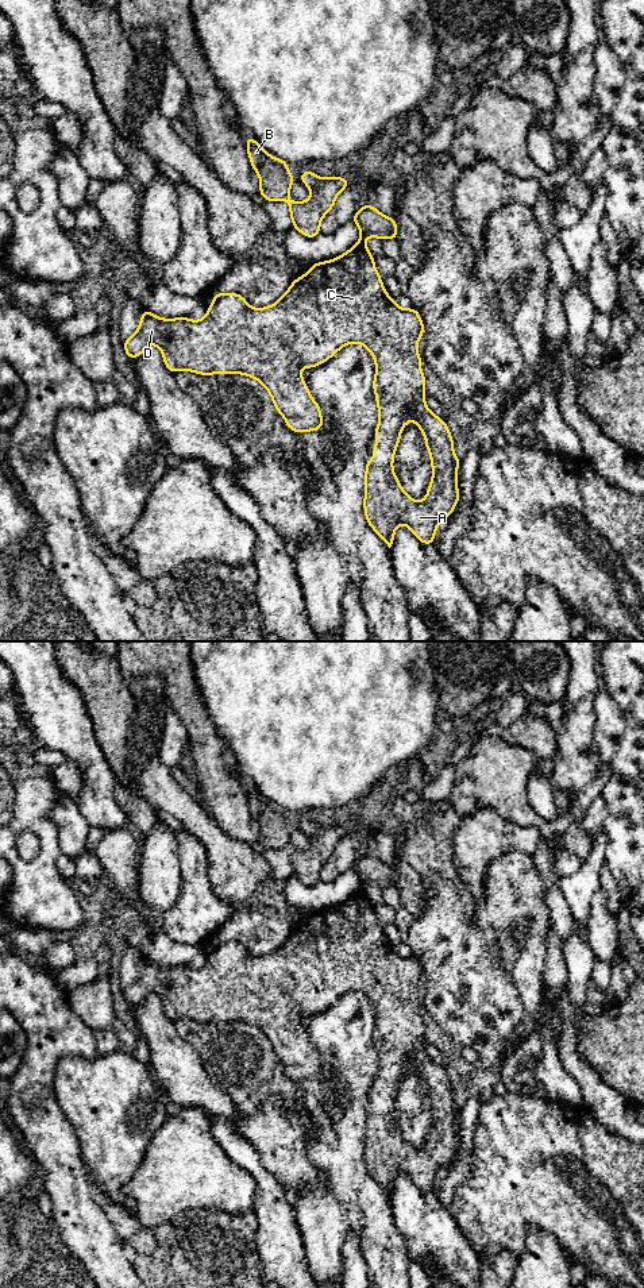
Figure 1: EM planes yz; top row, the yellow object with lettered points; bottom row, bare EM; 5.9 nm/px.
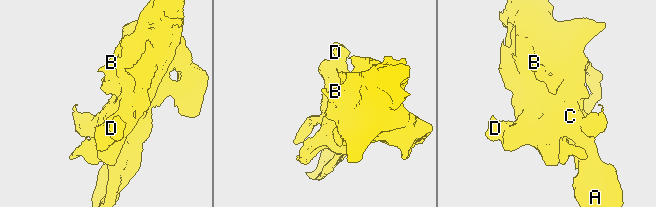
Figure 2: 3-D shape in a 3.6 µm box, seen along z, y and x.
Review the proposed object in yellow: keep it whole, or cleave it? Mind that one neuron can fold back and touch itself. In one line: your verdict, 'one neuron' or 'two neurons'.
one neuron

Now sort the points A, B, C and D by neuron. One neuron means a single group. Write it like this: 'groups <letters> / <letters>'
groups A B C D

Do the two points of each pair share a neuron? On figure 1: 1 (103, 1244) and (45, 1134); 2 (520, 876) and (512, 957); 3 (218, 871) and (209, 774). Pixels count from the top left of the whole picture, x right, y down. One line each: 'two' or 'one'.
1: one
2: one
3: two

